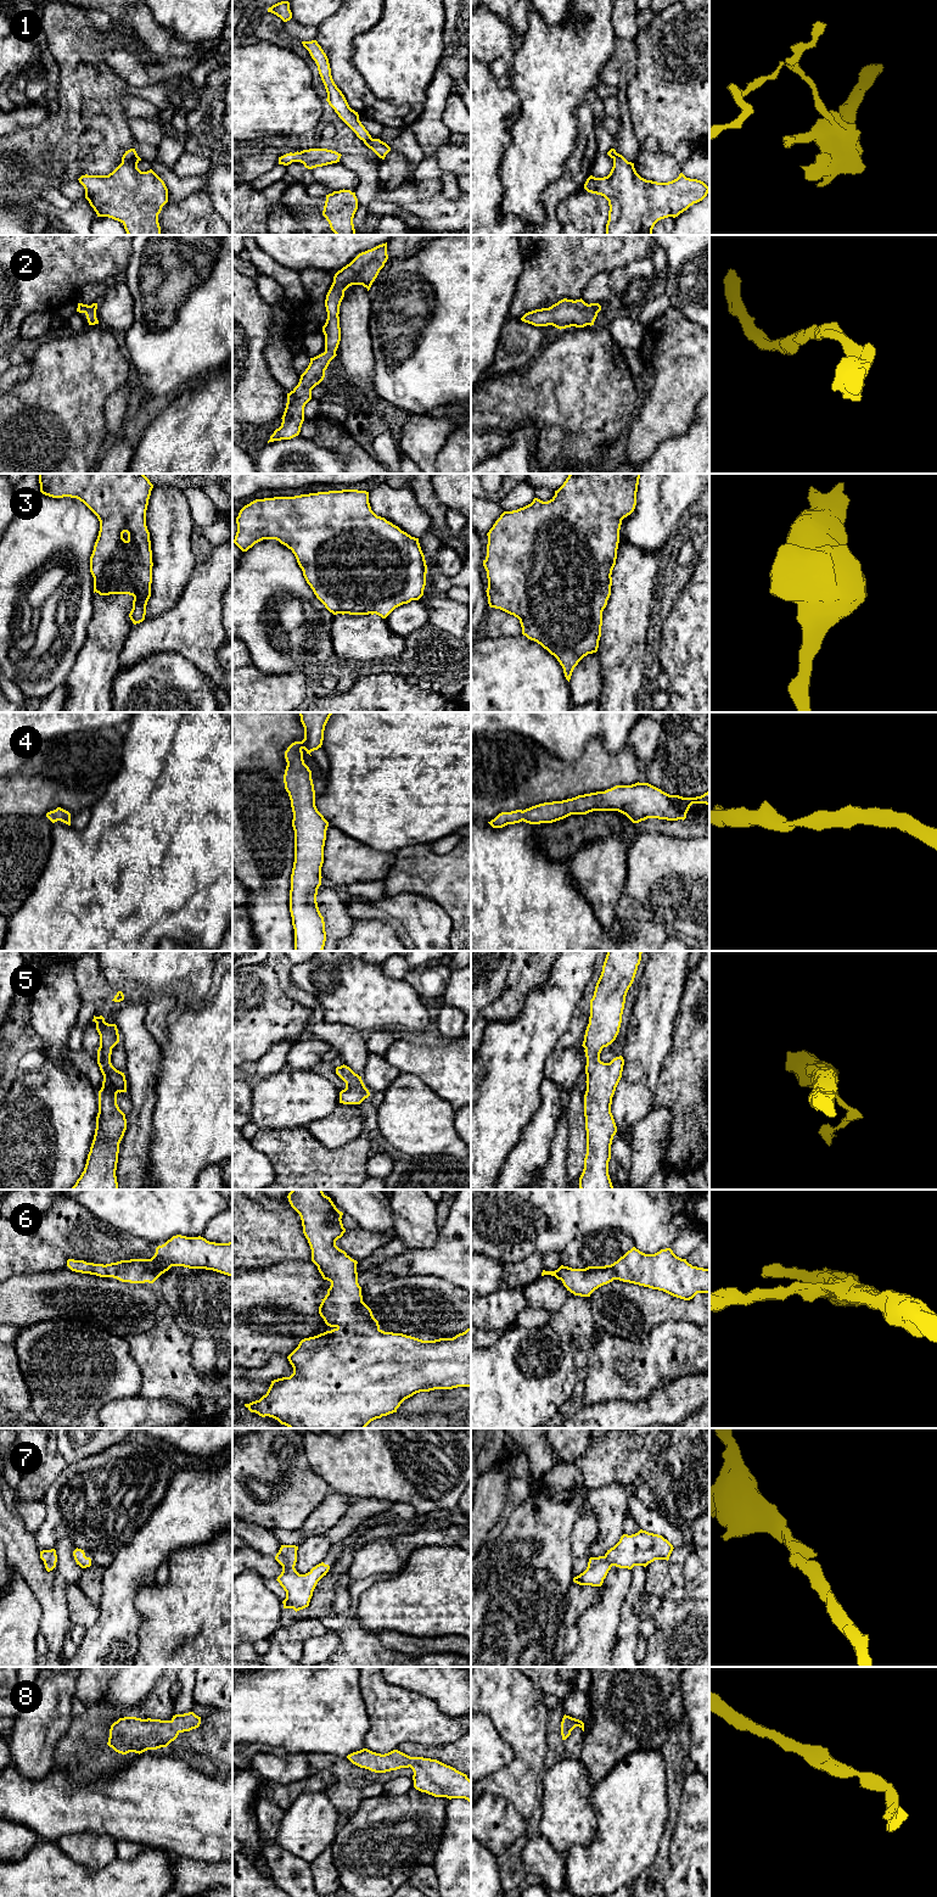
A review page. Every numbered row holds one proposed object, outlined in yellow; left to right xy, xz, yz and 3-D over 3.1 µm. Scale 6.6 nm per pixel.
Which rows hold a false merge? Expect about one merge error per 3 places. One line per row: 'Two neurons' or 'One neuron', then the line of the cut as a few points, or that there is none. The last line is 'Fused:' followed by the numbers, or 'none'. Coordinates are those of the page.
1: Two neurons. Split along xy (136, 154), (122, 162)
2: One neuron. No split
3: Two neurons. Split along xy (135, 578), (111, 581), (102, 577), (94, 587)
4: One neuron. No split
5: One neuron. No split
6: One neuron. No split
7: One neuron. No split
8: One neuron. No split
Fused: 1, 3

